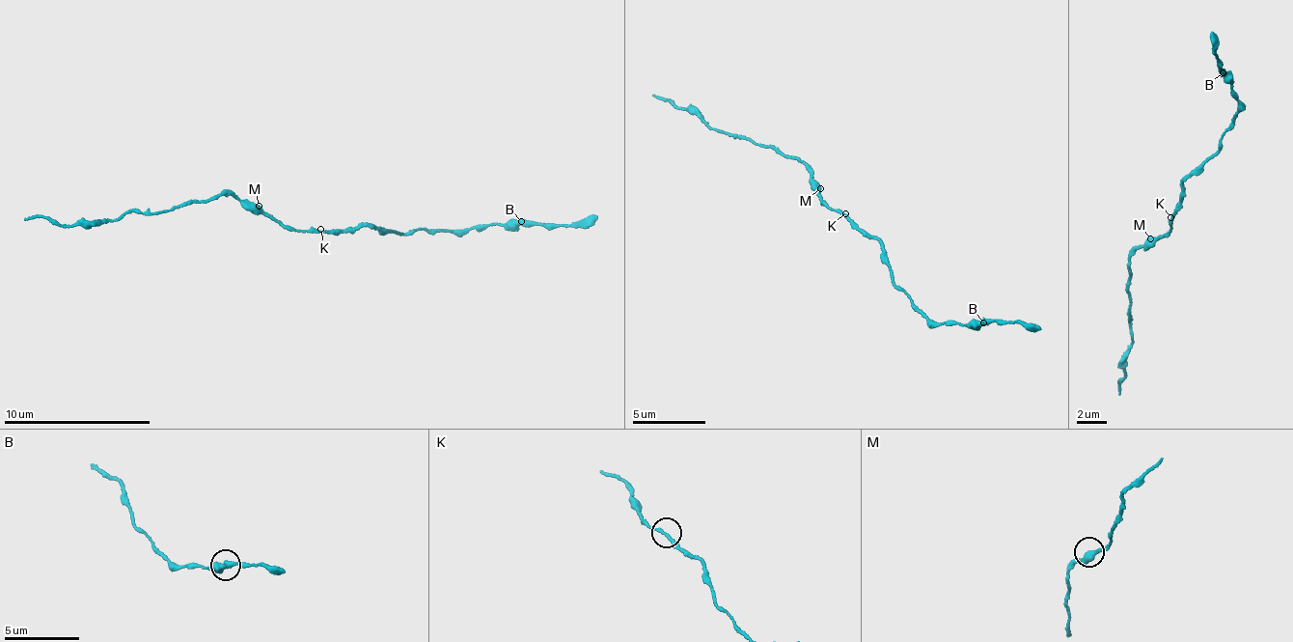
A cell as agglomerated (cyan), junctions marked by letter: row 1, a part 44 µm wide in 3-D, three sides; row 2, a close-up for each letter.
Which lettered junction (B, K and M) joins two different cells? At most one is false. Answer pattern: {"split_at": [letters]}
{"split_at": ["B"]}

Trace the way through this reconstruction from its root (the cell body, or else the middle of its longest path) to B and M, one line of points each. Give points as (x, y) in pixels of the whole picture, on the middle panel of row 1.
B: (842, 214), (881, 243), (881, 263), (891, 269), (891, 282), (906, 293), (912, 306), (937, 323), (983, 321)
M: (842, 214), (822, 198), (820, 188)

